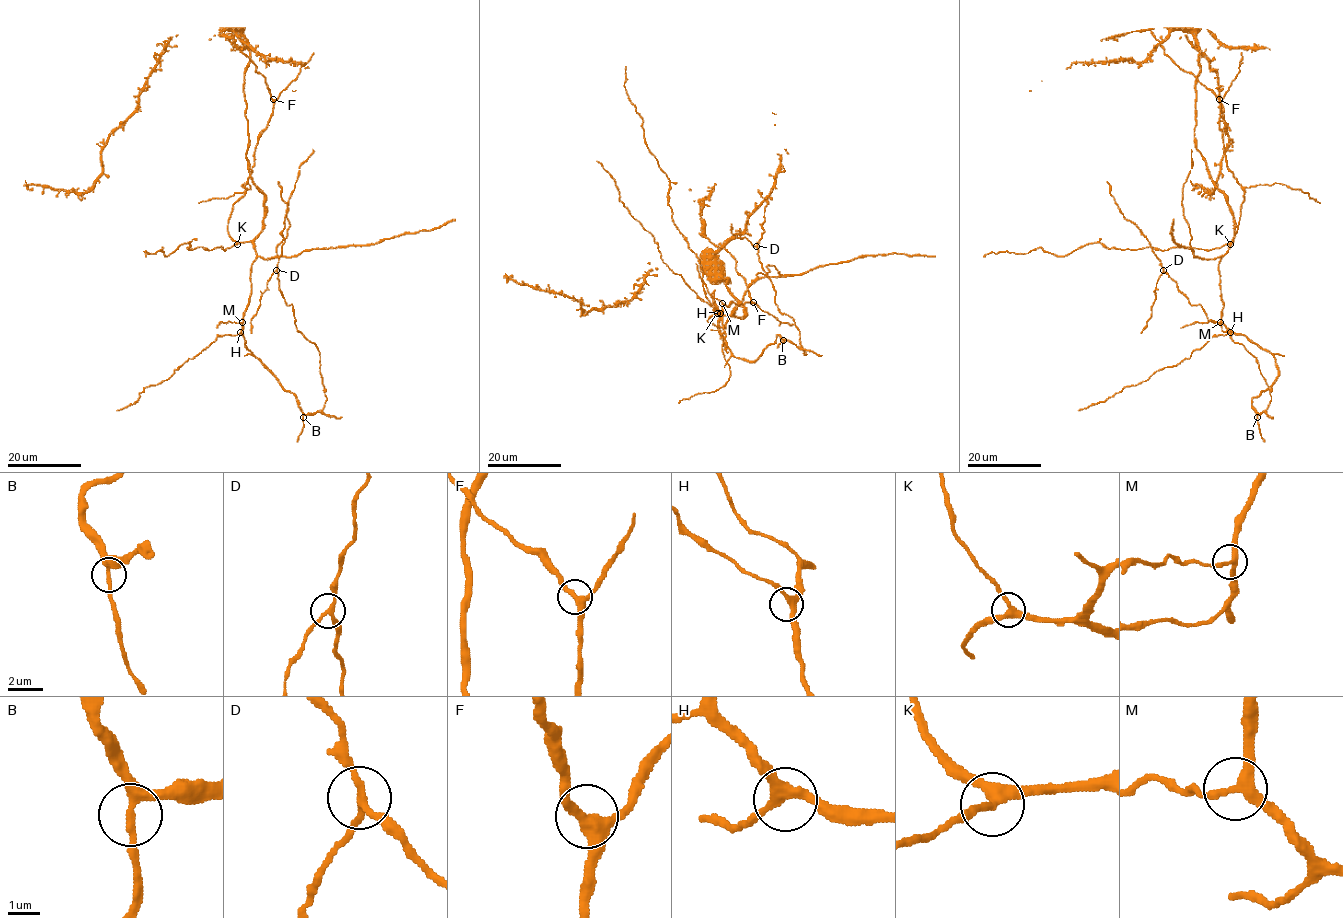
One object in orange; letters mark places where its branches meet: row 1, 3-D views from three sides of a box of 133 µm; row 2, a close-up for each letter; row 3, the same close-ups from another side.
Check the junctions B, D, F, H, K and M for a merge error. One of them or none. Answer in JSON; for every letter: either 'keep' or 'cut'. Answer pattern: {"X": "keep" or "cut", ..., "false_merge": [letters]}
{"B": "keep", "D": "cut", "F": "keep", "H": "keep", "K": "keep", "M": "keep", "false_merge": ["D"]}

